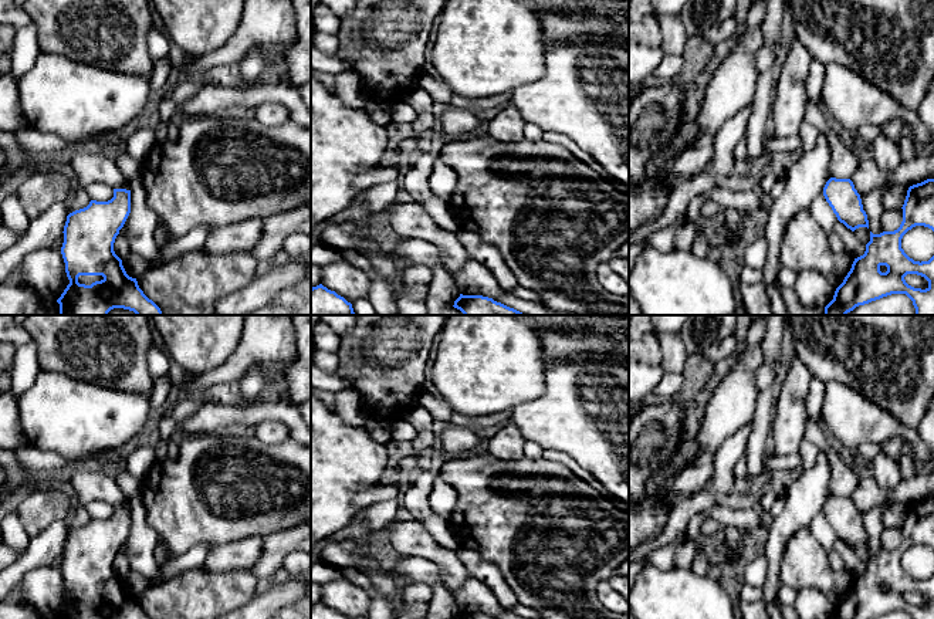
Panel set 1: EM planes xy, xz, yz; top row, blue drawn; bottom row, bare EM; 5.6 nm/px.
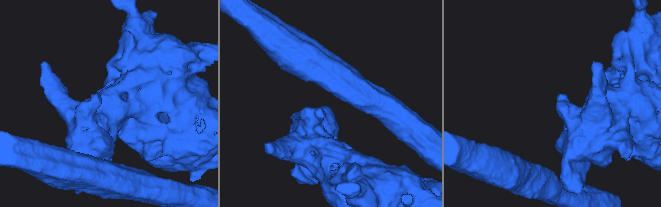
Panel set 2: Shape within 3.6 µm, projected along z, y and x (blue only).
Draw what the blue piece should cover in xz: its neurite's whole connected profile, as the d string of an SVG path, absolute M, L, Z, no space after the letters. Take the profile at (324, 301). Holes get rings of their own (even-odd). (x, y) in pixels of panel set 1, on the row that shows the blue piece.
M322 284L311 288L311 315L355 315L352 304Z

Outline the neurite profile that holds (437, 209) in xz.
M436 196L416 202L427 212L427 214L436 221L440 229L456 234L458 233L460 226L449 207L449 202L444 202Z

